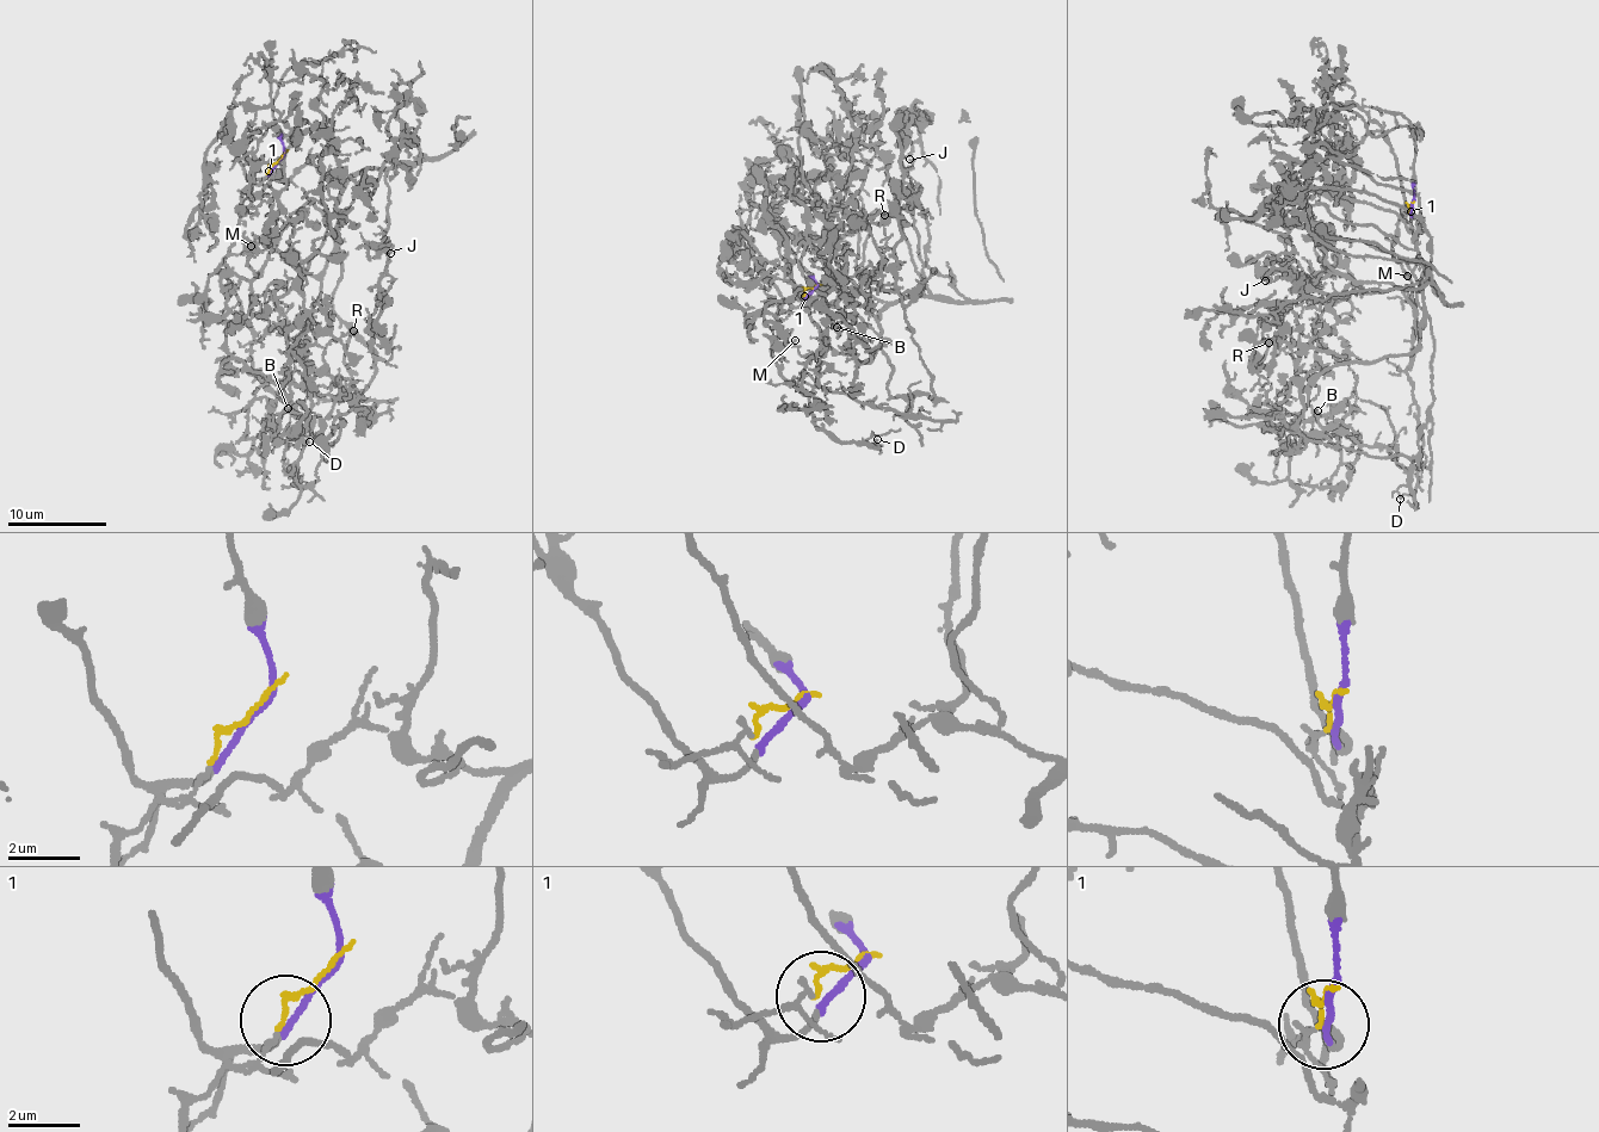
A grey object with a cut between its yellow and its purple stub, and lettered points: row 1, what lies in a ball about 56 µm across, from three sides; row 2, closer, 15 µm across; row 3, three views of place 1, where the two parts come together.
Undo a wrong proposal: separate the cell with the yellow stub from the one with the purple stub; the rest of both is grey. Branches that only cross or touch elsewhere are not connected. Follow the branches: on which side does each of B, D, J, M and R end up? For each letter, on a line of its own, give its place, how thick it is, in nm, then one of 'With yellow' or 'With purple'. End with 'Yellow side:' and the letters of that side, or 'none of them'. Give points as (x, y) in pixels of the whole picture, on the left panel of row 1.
B: Place: (288, 408). Thickness 100 nm. With purple
D: Place: (309, 441). Thickness 110 nm. With yellow
J: Place: (390, 253). Thickness 170 nm. With purple
M: Place: (251, 246). Thickness 120 nm. With yellow
R: Place: (353, 331). Thickness 140 nm. With purple
Yellow side: D, M

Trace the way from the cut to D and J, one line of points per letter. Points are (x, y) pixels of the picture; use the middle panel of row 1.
D: (815, 286), (781, 303), (777, 311), (778, 373), (809, 395), (820, 430), (871, 449), (878, 439)
J: (815, 286), (803, 248), (856, 221), (823, 160), (828, 133), (884, 162), (927, 295), (908, 159)

